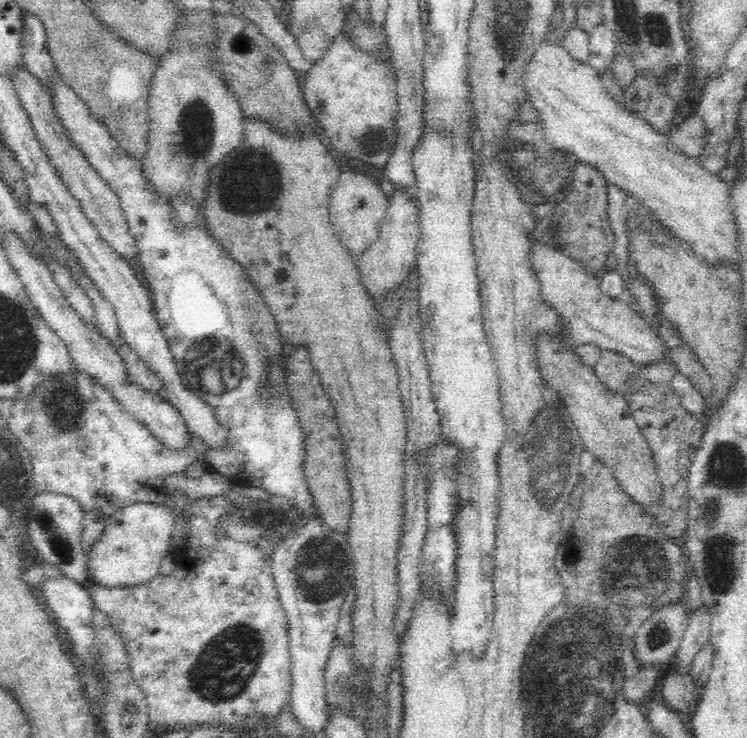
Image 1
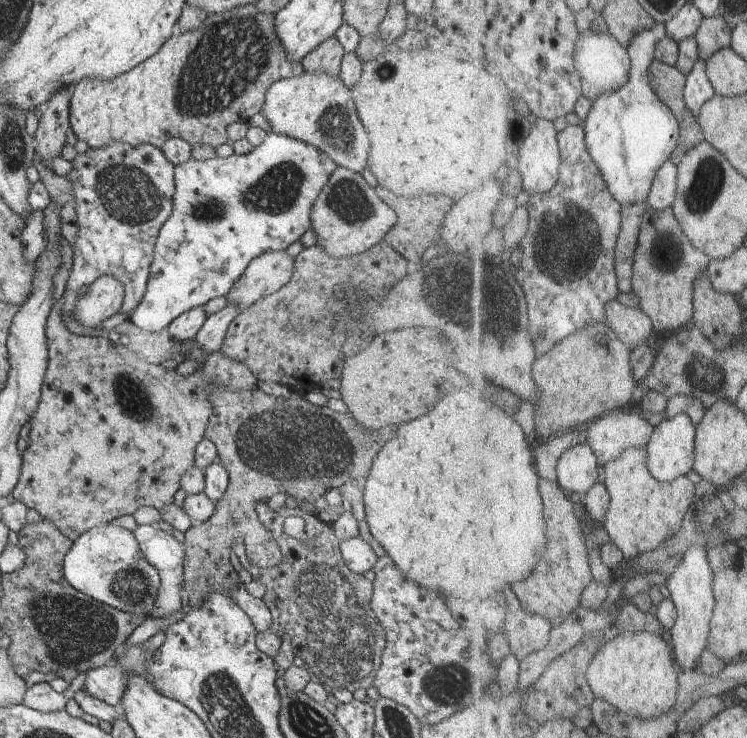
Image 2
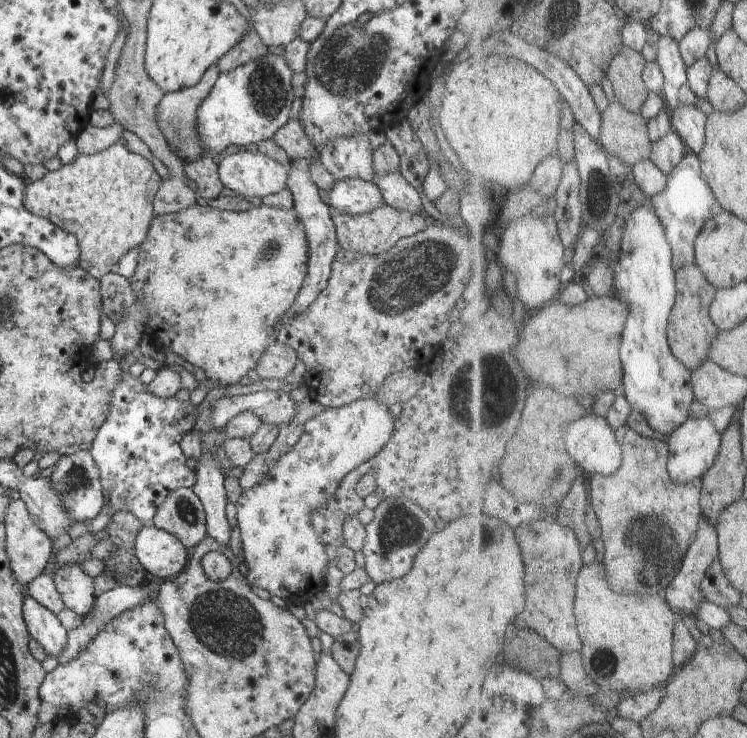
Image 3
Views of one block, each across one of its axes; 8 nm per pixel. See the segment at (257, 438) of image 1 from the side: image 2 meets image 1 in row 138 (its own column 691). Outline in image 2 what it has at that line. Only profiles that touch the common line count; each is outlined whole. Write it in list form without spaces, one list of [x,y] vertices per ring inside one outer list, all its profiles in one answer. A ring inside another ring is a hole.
[[[700,59],[689,76],[686,102],[692,112],[701,116],[703,108],[719,95],[709,73],[709,61]]]

